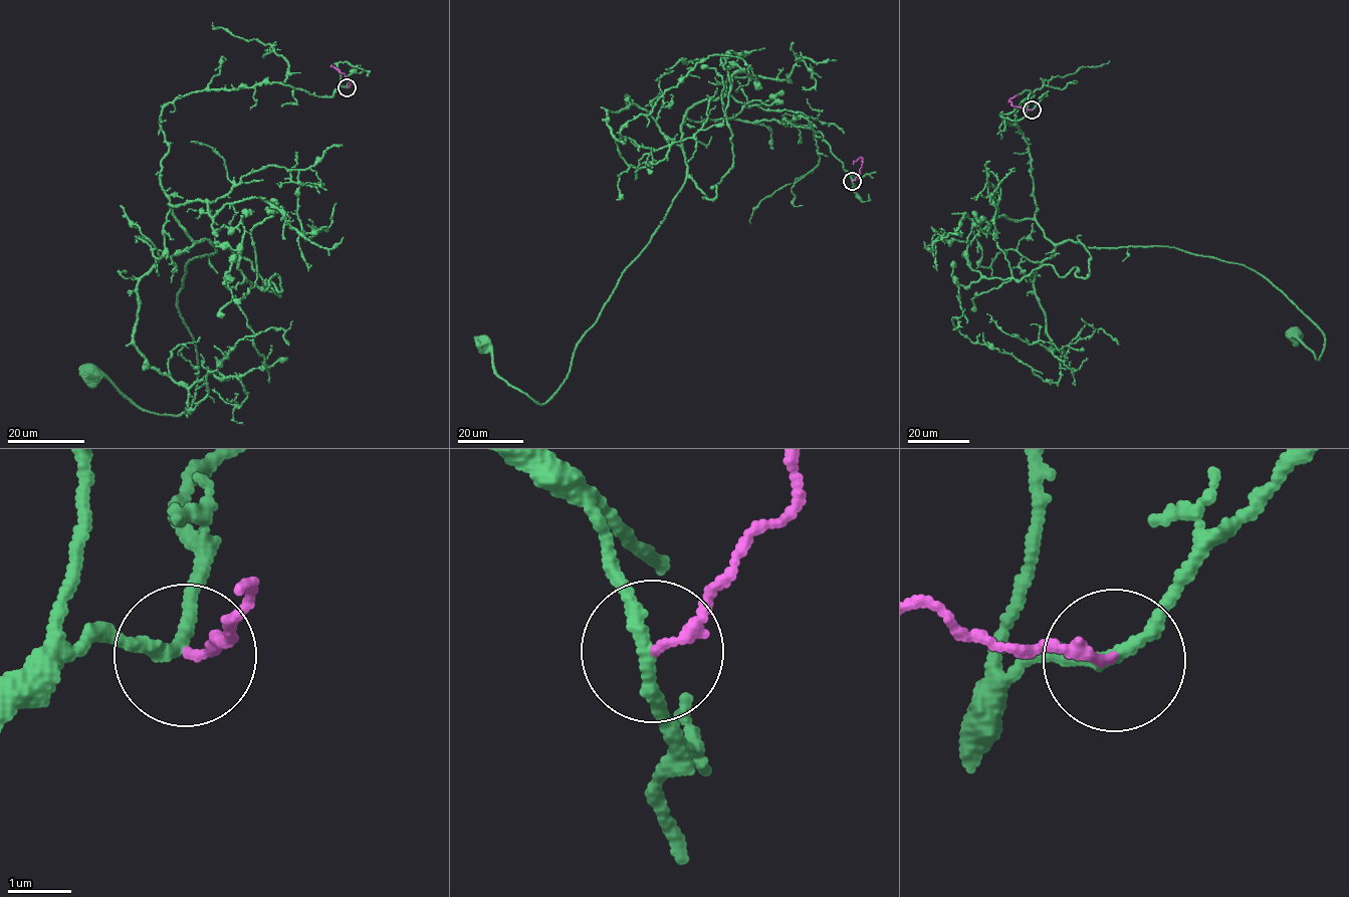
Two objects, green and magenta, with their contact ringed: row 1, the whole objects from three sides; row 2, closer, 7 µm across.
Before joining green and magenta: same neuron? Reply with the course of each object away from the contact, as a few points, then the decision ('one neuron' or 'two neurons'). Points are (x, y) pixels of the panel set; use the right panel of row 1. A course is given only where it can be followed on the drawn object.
green via (1032, 110), (1000, 116), (1028, 145), (1045, 236), (1244, 264), (1322, 331), (1319, 360), (1294, 334) | magenta via (1032, 110), (1008, 101), (1018, 95) | two neurons

